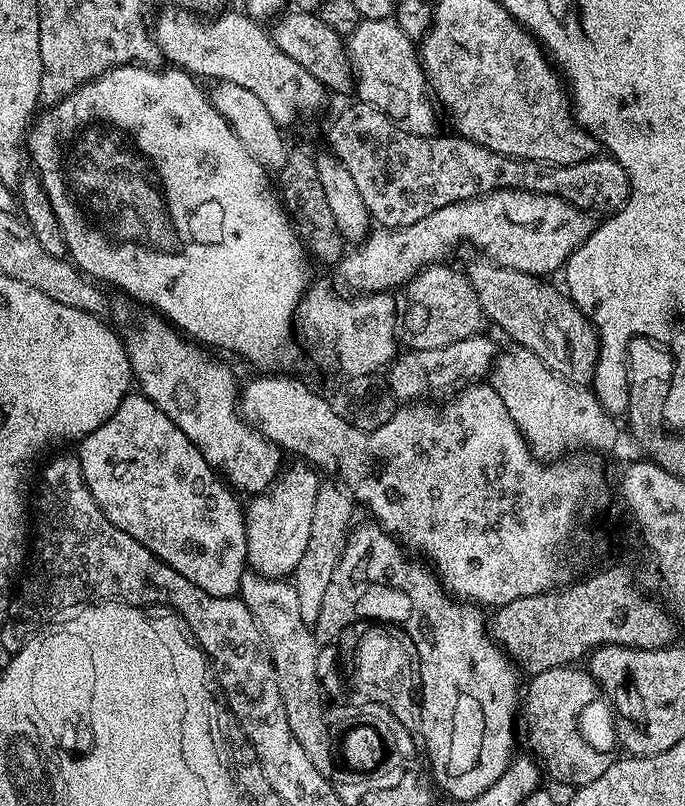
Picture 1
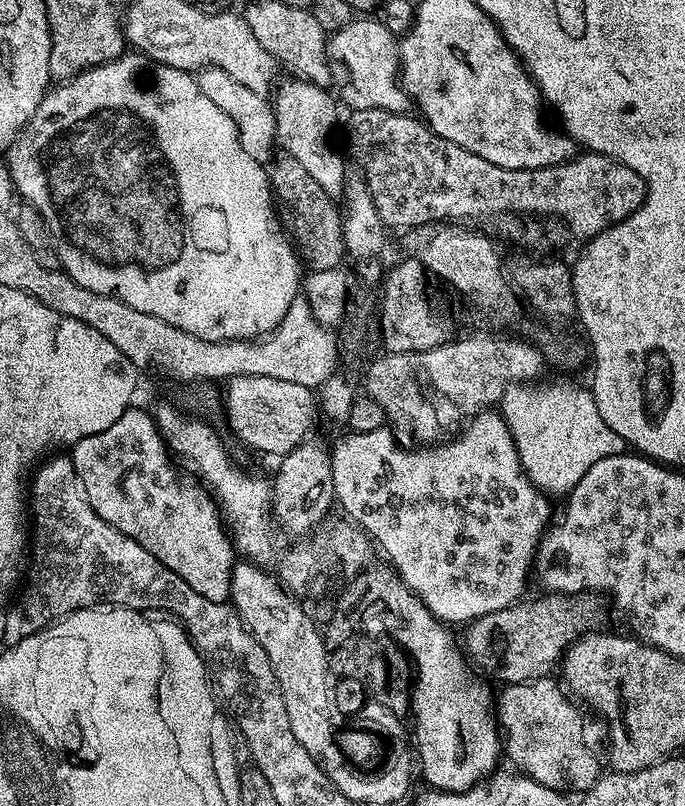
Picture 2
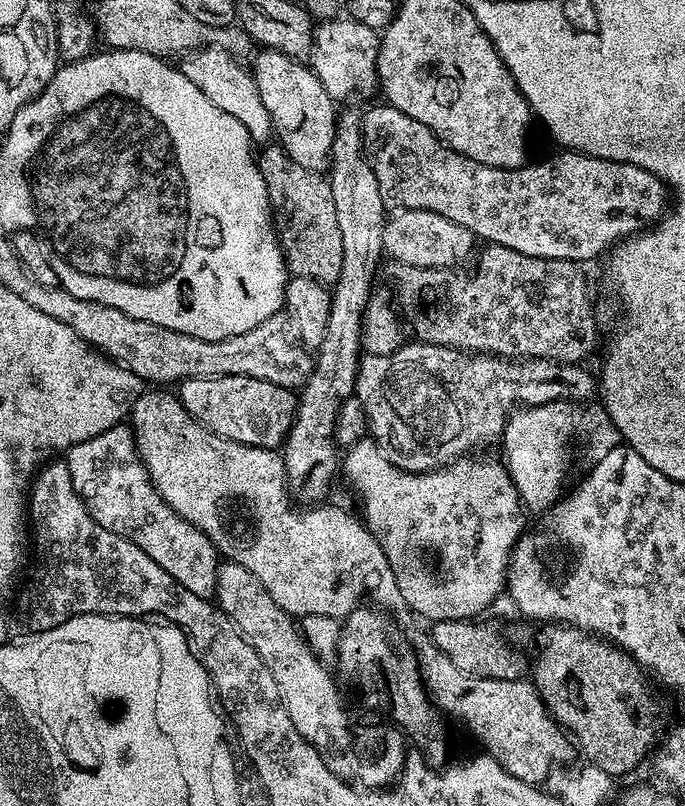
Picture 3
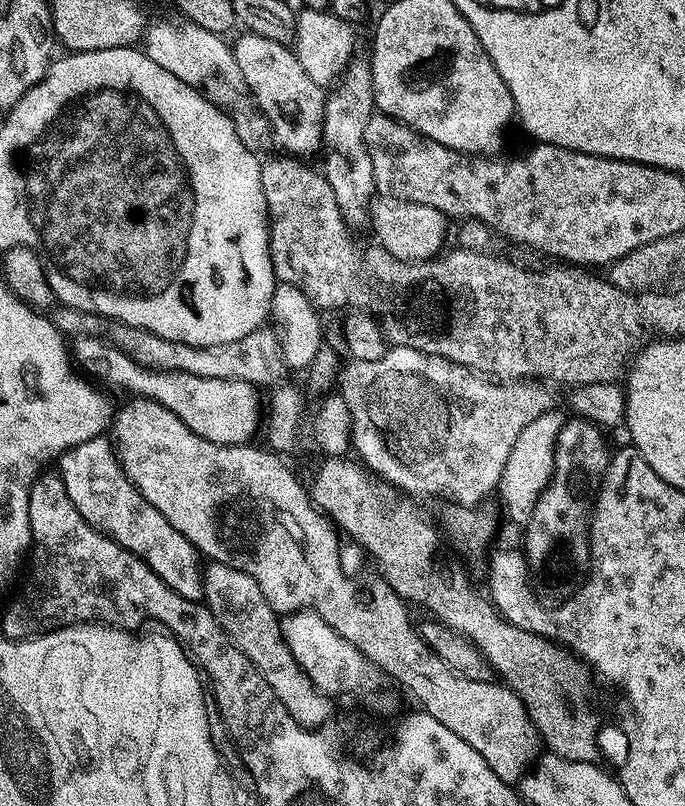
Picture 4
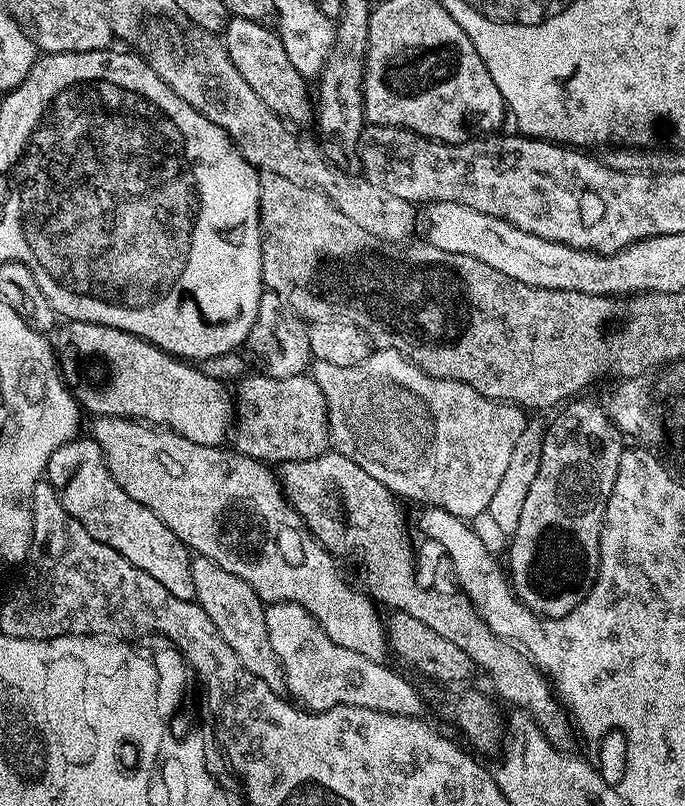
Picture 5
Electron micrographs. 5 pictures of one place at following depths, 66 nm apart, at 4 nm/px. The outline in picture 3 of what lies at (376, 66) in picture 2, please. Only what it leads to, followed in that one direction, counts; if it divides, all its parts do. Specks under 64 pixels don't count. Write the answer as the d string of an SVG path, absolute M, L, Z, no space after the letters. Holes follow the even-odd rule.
M349 18L326 20L315 25L312 34L310 68L321 80L327 94L335 102L341 102L348 92L368 96L378 88L376 75L376 53L378 51L378 32L358 21Z

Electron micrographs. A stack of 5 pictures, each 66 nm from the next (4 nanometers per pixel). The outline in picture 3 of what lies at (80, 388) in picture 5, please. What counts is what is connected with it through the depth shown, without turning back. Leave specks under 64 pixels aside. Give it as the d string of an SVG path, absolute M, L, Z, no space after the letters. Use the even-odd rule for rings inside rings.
M215 376L209 380L206 378L181 380L178 385L178 395L182 406L186 406L188 413L199 424L205 424L214 434L239 444L273 450L279 449L283 445L288 432L292 429L298 403L293 389L283 388L274 382L266 382L262 378L250 378L249 376Z

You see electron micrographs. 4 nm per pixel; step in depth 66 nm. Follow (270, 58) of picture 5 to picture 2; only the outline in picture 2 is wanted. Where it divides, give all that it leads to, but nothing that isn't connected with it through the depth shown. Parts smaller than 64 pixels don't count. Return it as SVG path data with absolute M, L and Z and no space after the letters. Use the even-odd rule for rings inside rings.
M288 76L273 95L275 110L277 145L287 154L297 159L312 175L314 182L322 187L326 196L339 201L347 184L348 170L341 156L330 146L330 136L338 118L336 104L327 89L318 87L308 80Z

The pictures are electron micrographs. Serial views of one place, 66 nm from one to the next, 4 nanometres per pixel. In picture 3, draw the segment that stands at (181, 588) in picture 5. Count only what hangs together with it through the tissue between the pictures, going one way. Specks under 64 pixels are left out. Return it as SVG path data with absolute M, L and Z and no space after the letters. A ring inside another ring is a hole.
M121 422L98 434L98 438L90 438L86 442L78 442L78 446L68 449L66 463L70 470L70 482L74 482L74 490L78 498L86 506L86 510L98 522L98 526L106 526L114 534L134 542L138 550L146 550L174 582L178 582L190 594L198 594L198 598L212 600L216 595L216 579L220 573L221 557L216 547L198 530L189 520L182 518L175 510L165 502L158 494L158 490L152 484L148 476L148 468L140 461L140 452L136 448L136 437L127 423Z

